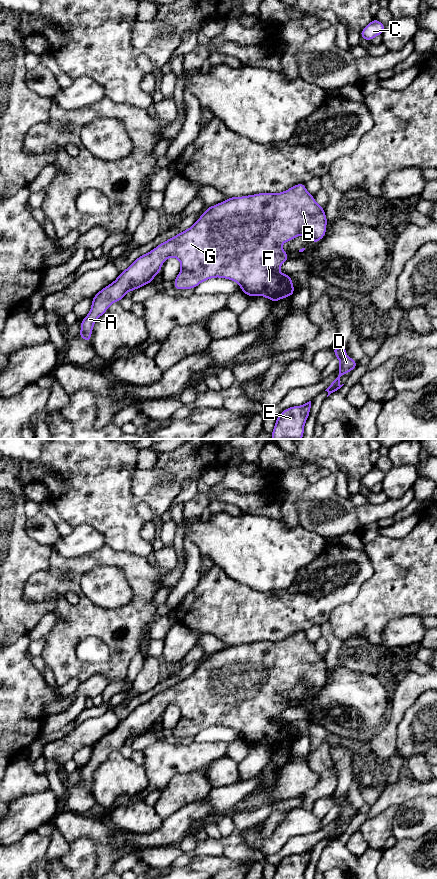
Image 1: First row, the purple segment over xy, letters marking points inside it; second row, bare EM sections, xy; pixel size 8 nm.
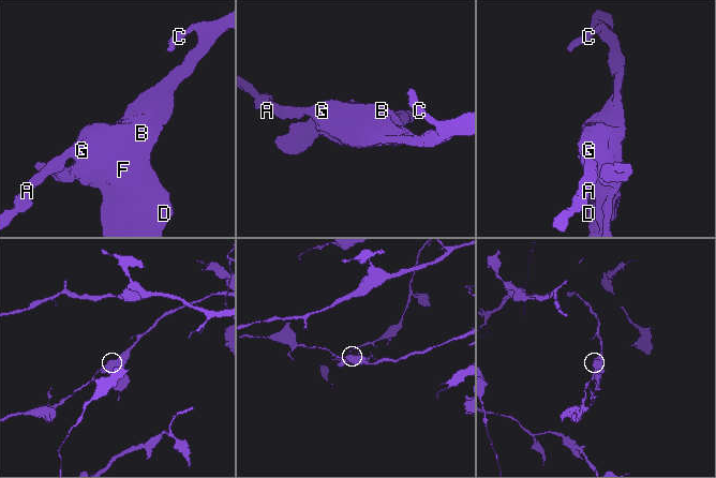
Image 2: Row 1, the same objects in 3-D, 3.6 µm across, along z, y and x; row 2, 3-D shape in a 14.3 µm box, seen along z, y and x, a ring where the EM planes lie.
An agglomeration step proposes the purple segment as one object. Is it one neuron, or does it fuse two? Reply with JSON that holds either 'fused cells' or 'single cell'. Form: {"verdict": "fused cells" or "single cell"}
{"verdict": "single cell"}

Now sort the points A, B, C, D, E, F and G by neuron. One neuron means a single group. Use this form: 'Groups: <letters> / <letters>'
Groups: A B C D E F G

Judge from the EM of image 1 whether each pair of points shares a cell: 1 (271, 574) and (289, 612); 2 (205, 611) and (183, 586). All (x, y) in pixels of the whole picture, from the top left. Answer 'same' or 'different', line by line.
1: different
2: different

